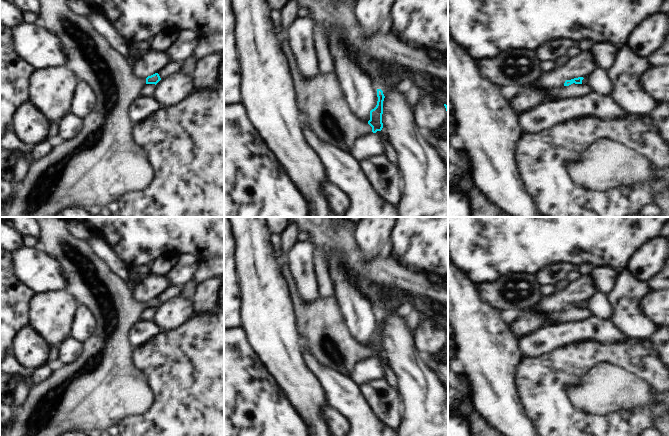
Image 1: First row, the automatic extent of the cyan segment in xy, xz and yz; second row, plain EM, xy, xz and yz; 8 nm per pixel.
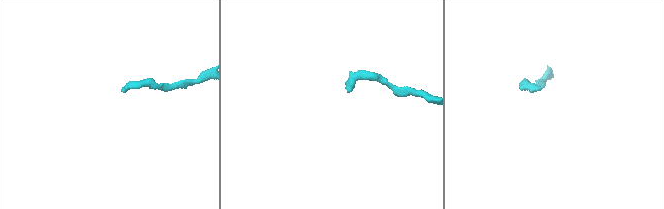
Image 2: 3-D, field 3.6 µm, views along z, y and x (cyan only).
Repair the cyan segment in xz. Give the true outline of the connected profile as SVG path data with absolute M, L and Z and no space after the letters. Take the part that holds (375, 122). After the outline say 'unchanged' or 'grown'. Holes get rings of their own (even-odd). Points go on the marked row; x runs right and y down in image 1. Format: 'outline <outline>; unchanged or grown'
outline M320 73L306 81L295 82L294 91L302 127L307 126L318 138L343 151L348 152L359 137L371 132L376 133L383 128L382 114L385 96L381 89L377 89L377 105L370 111L370 120L367 123L362 122L350 110L334 74Z; grown

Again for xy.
outline M39 0L39 3L39 24L58 37L66 56L64 66L74 73L78 82L85 82L92 88L96 103L94 109L82 120L82 129L73 139L62 142L43 158L30 164L20 186L8 200L4 217L54 217L67 208L86 210L93 204L103 207L111 201L118 201L129 192L144 190L154 178L154 170L145 150L132 137L134 123L128 116L128 109L139 97L139 91L145 84L156 85L161 80L159 74L155 73L146 79L135 76L130 62L93 30L86 16L75 14L66 0Z; grown

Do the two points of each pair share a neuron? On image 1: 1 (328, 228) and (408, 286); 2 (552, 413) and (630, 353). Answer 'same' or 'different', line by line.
1: same
2: same

